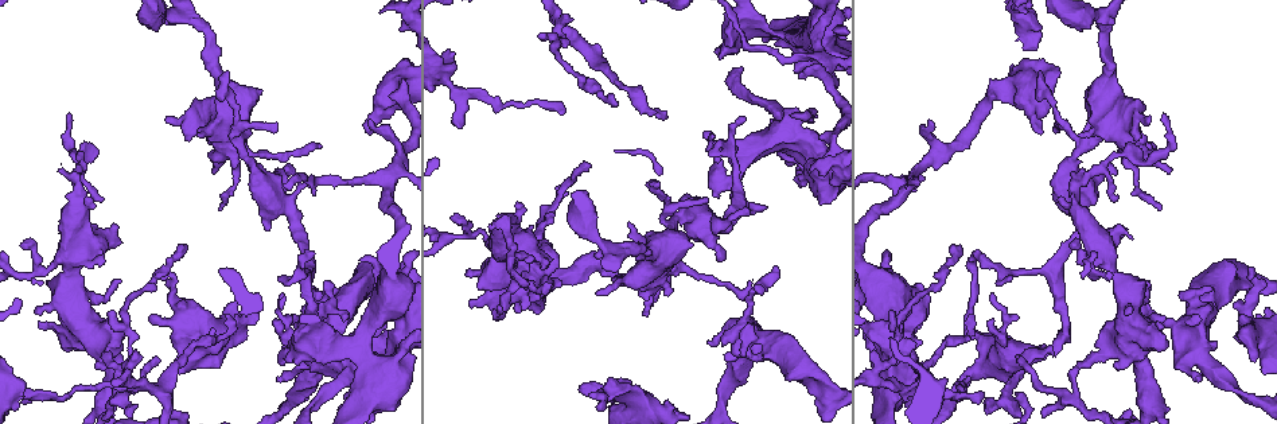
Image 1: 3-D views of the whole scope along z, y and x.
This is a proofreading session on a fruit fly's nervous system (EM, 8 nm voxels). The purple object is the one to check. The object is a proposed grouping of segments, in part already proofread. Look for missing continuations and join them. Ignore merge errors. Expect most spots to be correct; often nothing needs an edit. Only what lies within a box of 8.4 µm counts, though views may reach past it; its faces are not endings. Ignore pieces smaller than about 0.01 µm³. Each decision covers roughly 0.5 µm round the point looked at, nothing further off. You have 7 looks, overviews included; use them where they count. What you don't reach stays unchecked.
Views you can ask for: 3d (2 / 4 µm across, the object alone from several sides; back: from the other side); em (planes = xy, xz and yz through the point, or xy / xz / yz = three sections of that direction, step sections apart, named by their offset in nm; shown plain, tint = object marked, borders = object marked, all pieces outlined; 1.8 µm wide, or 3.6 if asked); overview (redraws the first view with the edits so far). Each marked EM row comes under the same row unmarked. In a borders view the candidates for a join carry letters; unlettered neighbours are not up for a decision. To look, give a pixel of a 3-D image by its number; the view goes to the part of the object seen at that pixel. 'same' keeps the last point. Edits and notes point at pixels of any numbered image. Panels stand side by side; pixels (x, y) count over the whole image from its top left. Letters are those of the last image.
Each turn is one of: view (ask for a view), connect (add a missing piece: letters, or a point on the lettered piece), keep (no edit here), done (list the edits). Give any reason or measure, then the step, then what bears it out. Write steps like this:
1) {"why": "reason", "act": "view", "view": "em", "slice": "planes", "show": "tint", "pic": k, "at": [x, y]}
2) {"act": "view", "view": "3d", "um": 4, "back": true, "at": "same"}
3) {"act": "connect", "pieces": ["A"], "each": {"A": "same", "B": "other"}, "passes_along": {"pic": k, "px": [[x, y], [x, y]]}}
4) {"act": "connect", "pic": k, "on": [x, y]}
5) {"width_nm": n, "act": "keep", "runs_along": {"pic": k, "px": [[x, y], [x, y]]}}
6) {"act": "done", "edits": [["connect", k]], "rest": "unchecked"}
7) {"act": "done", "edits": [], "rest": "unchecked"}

{"why": "thick end", "act": "view", "view": "em", "slice": "xz", "step": 4, "show": "tint", "pic": 1, "at": [1252, 360]}

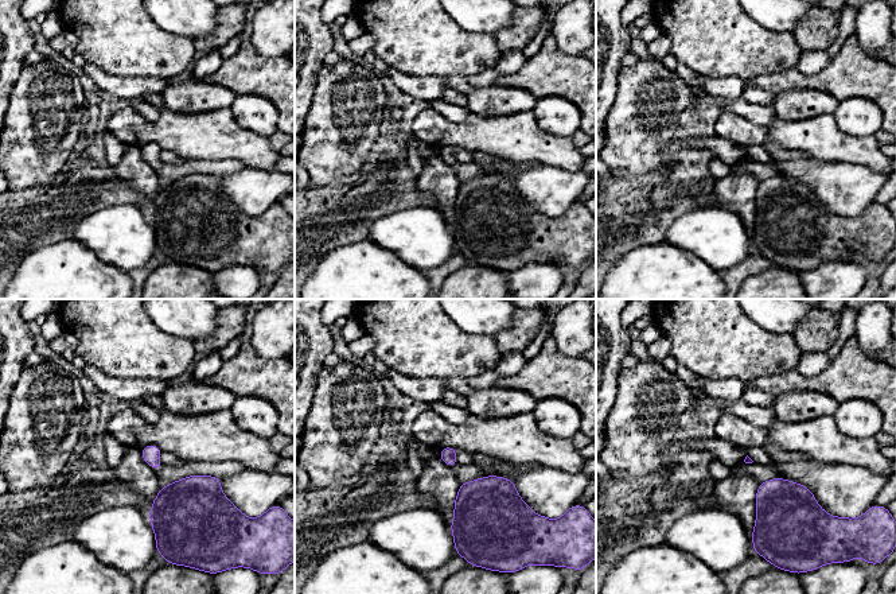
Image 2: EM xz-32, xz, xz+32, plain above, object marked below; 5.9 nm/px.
{"act": "view", "view": "em", "slice": "planes", "show": "borders", "at": "same"}

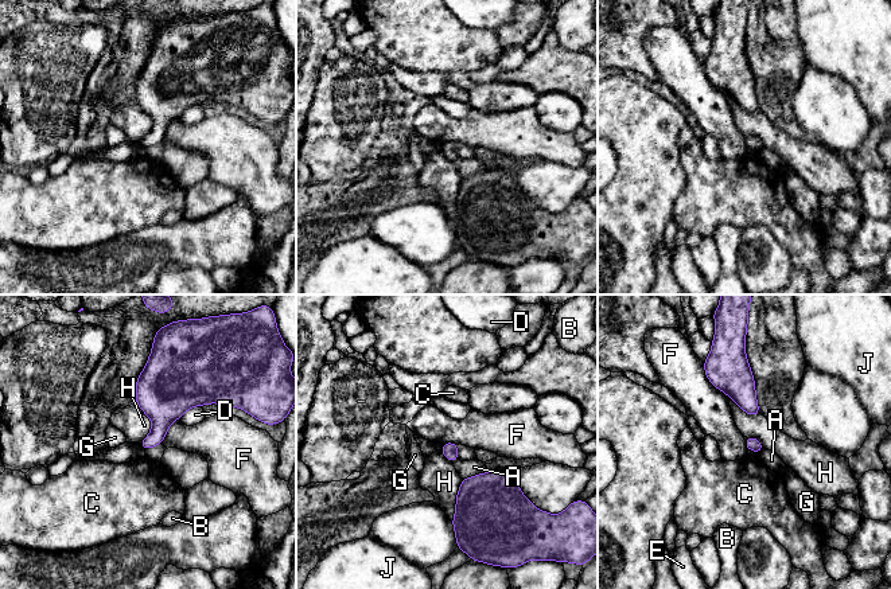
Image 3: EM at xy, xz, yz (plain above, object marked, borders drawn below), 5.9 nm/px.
{"act": "keep", "each": {"A": "other", "B": "other", "C": "other", "D": "other", "E": "other", "F": "other", "G": "other", "H": "other", "J": "other"}, "border": {"pic": 3, "px": [[201, 405], [193, 405], [178, 418]]}, "found": "no lettered piece goes on from it"}

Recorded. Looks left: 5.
{"why": "tapers out", "act": "view", "view": "em", "slice": "xz", "step": 8, "show": "borders", "pic": 1, "at": [753, 280]}

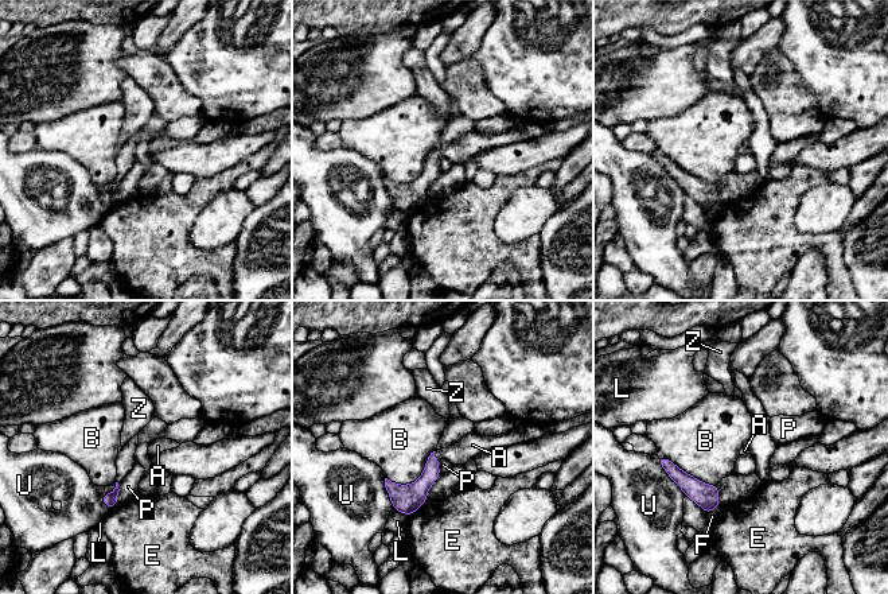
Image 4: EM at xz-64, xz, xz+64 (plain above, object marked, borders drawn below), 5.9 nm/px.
{"act": "keep", "each": {"A": "other", "B": "other", "E": "other", "F": "other", "L": "other", "P": "other", "U": "other", "Z": "other"}, "border": {"pic": 4, "px": [[435, 451], [439, 459]]}, "found": "no lettered piece goes on from it"}

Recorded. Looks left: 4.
{"why": "an open end", "act": "view", "view": "em", "slice": "planes", "show": "tint", "pic": 1, "at": [1248, 272]}

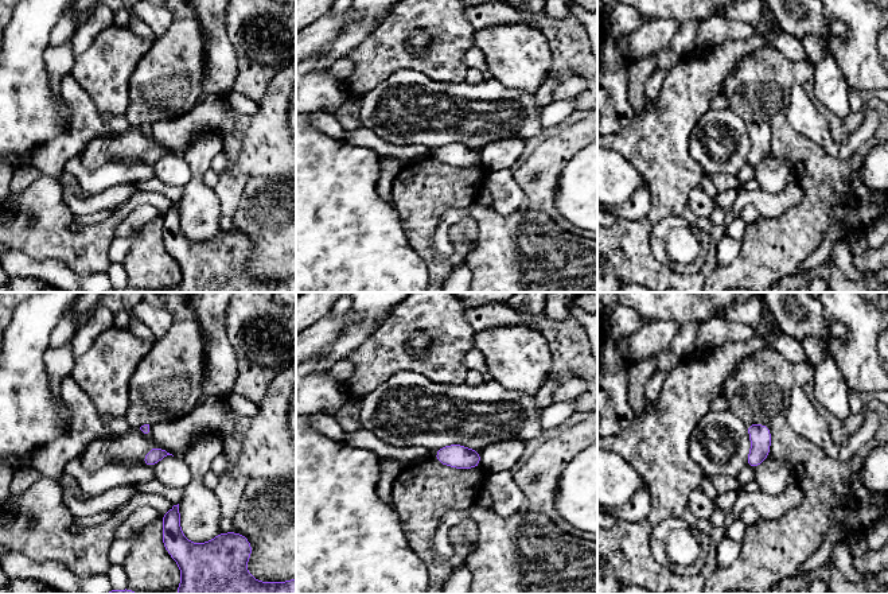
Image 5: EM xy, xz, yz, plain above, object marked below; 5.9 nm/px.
{"why": "see the neighbours", "act": "view", "view": "em", "slice": "planes", "show": "borders", "at": "same"}

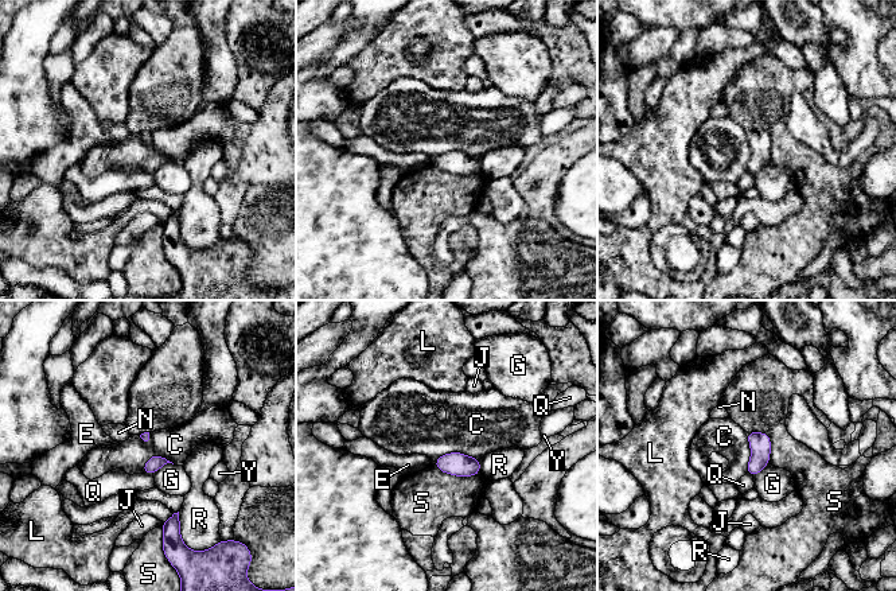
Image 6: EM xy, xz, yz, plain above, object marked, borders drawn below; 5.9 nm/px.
{"act": "keep", "each": {"C": "other", "E": "other", "G": "other", "J": "other", "L": "other", "N": "other", "Q": "other", "R": "other", "S": "other", "Y": "other"}, "border": {"pic": 6, "px": [[479, 458], [447, 453], [433, 461]]}, "found": "none of them fits"}

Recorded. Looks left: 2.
{"act": "done", "edits": [], "rest": "unchecked"}

